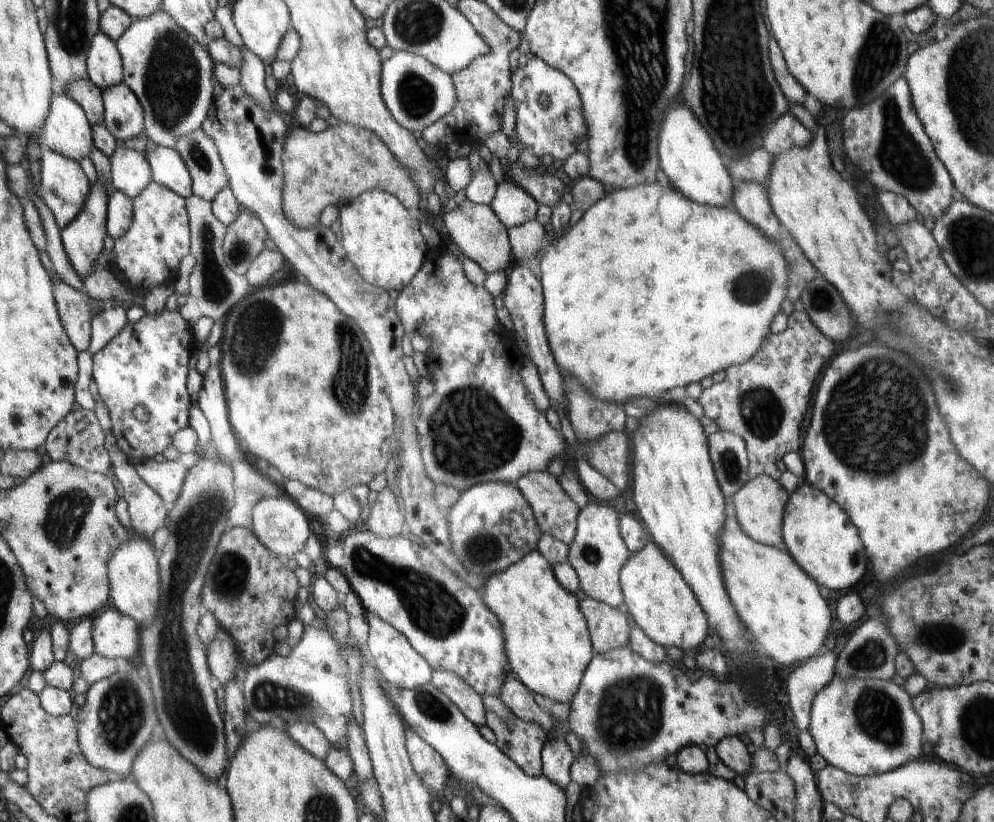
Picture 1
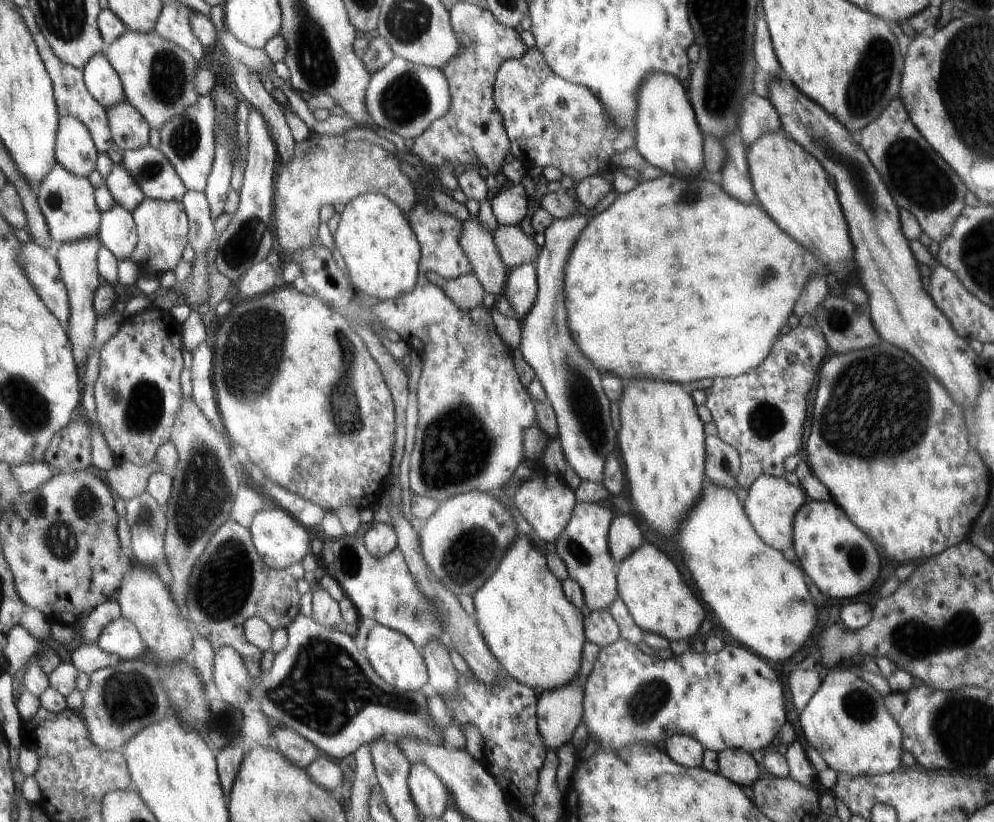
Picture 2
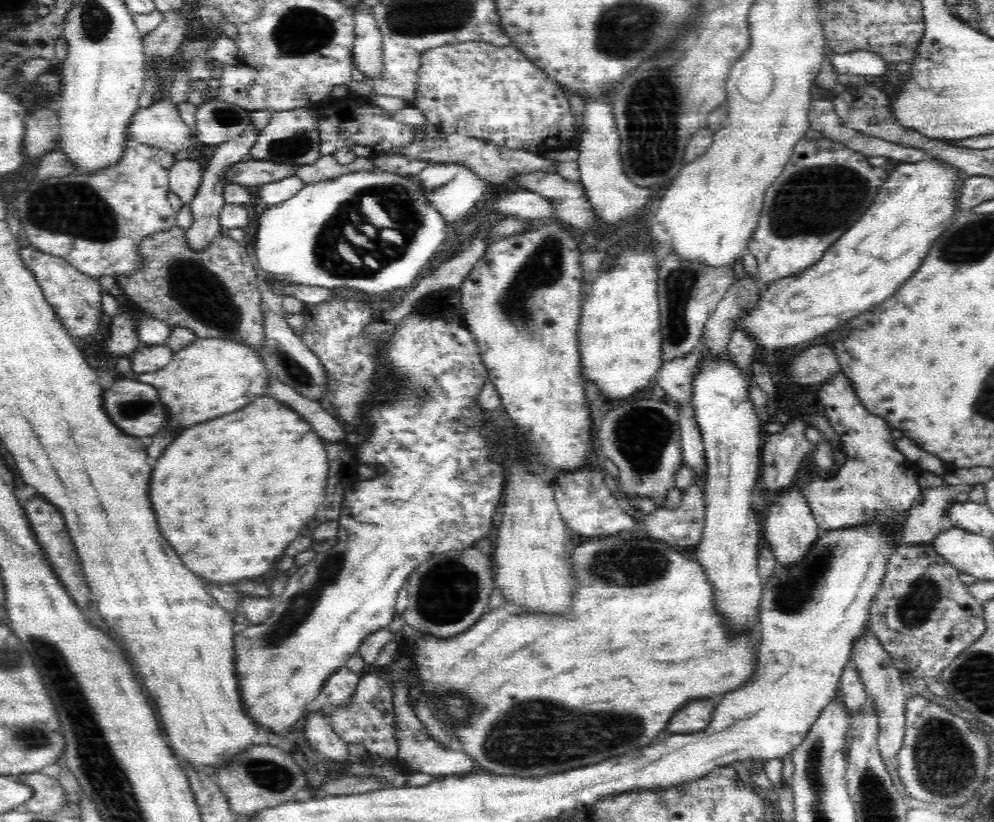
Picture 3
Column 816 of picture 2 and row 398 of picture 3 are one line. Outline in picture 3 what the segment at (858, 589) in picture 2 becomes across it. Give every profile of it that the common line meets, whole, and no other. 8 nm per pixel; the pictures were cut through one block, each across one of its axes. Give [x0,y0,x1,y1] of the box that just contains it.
[459,224,592,474]

